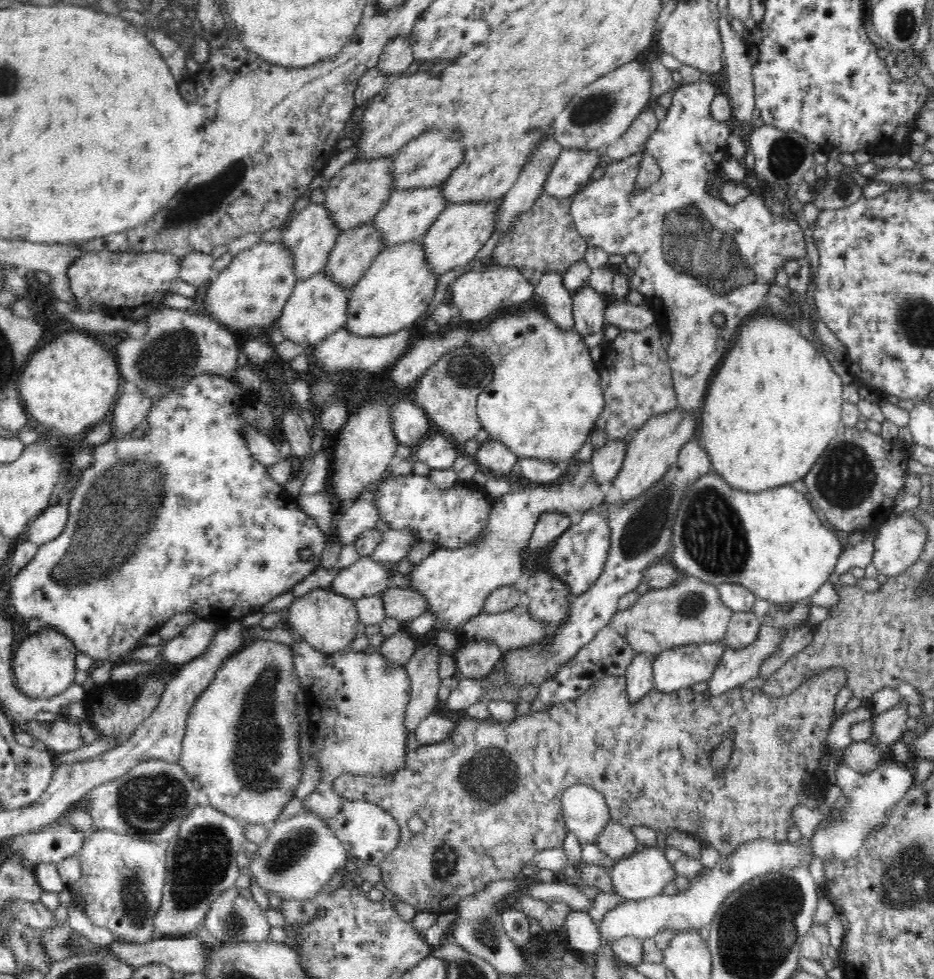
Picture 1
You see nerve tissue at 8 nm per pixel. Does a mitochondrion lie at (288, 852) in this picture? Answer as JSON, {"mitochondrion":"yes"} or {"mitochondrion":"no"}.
{"mitochondrion":"yes"}

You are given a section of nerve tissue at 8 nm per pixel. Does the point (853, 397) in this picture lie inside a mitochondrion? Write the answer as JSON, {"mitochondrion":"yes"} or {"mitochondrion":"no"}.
{"mitochondrion":"no"}

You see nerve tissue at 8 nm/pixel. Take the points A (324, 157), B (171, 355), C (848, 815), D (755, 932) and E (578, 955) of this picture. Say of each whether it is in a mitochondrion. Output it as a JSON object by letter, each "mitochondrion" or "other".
{"A":"other","B":"mitochondrion","C":"other","D":"mitochondrion","E":"other"}

